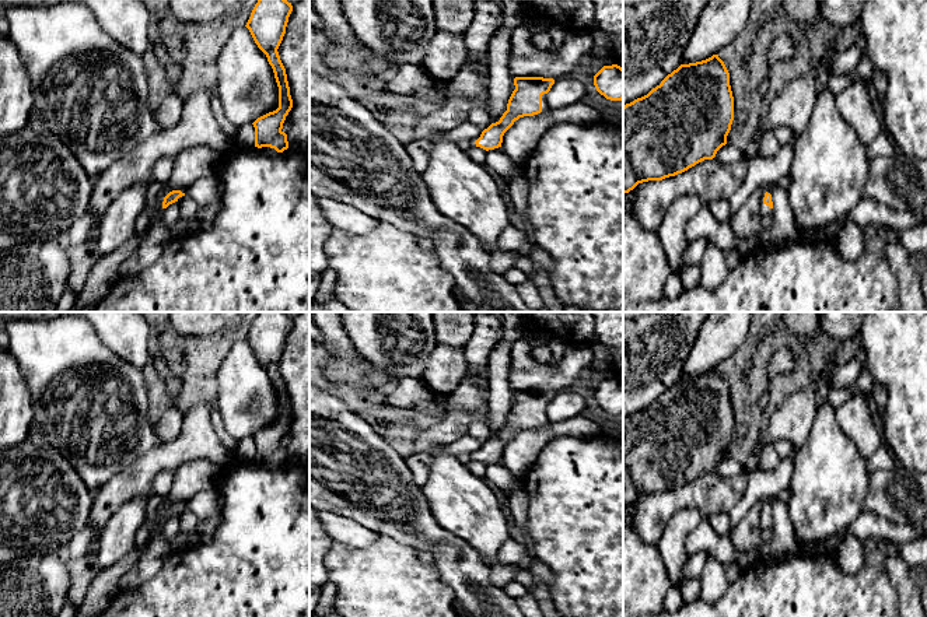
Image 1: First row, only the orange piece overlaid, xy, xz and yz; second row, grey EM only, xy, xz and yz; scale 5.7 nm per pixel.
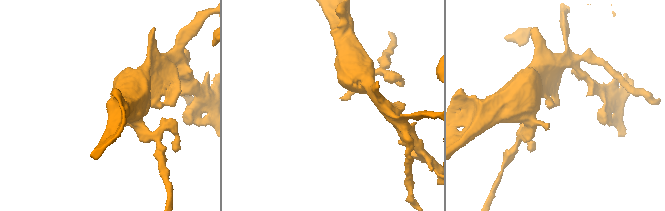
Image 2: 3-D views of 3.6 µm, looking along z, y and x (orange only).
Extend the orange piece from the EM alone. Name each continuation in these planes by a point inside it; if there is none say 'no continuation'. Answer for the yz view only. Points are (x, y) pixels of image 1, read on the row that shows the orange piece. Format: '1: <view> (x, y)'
1: yz (765, 210)

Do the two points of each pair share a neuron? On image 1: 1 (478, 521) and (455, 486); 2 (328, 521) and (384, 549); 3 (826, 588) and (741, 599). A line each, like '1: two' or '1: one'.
1: one
2: two
3: one

